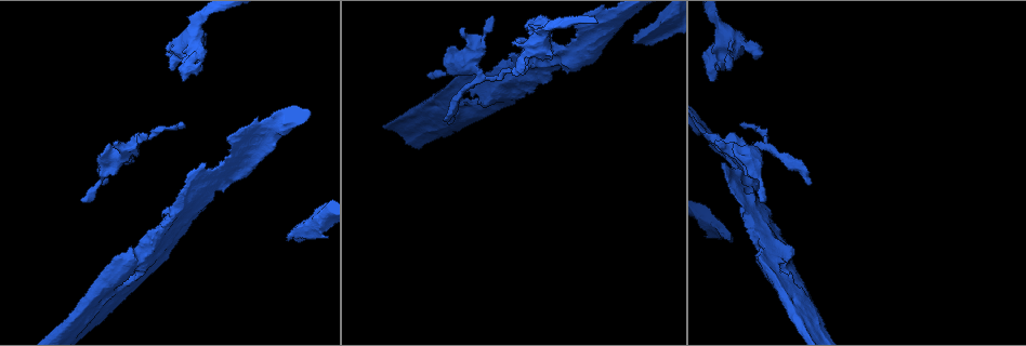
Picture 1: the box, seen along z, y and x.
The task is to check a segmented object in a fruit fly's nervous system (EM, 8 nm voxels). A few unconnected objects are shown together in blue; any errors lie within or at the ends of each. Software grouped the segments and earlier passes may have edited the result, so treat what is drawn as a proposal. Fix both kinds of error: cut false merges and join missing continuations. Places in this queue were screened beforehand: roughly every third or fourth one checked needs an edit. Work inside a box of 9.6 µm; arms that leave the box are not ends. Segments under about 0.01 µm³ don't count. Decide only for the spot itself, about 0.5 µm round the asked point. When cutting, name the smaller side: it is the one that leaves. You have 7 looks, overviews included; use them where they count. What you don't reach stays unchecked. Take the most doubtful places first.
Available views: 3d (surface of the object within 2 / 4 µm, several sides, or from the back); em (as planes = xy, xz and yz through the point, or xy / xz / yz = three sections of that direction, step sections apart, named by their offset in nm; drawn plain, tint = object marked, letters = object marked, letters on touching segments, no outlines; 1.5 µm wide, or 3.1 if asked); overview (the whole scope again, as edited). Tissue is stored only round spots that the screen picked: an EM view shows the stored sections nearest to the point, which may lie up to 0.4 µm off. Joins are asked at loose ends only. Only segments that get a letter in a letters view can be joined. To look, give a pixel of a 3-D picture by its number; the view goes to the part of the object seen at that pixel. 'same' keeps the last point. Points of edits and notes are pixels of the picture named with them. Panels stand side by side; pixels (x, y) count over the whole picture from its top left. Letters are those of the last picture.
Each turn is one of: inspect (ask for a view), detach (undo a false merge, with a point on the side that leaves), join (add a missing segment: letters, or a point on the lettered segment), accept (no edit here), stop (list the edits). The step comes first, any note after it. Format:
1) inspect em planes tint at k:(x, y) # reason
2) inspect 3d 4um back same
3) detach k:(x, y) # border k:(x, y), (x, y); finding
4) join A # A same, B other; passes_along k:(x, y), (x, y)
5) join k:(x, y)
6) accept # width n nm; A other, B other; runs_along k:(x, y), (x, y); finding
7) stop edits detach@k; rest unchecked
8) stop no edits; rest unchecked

inspect em planes letters at 1:(204, 208) # an open end

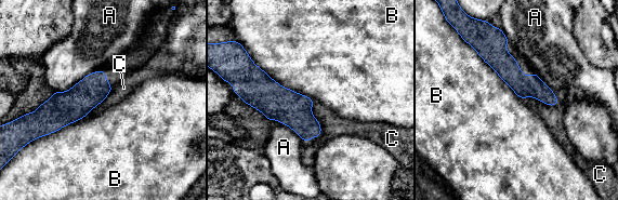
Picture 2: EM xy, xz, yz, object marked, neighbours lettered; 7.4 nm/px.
accept # A other, B other, C other; none of them fits

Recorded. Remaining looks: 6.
inspect 3d 2um at 1:(229, 135) # tapers out

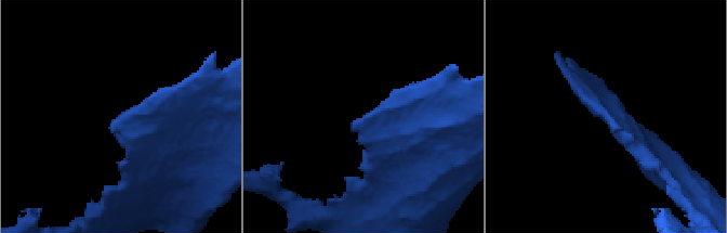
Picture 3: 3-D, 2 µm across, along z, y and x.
inspect em planes tint at 3:(127, 109)

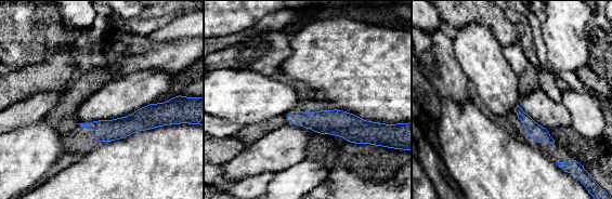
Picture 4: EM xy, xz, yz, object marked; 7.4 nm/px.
inspect em planes letters same

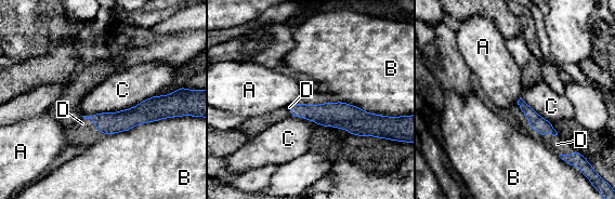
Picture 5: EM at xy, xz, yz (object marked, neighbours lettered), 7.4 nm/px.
join D # A other, B other, C other, D same; it goes on there

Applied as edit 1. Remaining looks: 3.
stop edits join@5; rest unchecked

